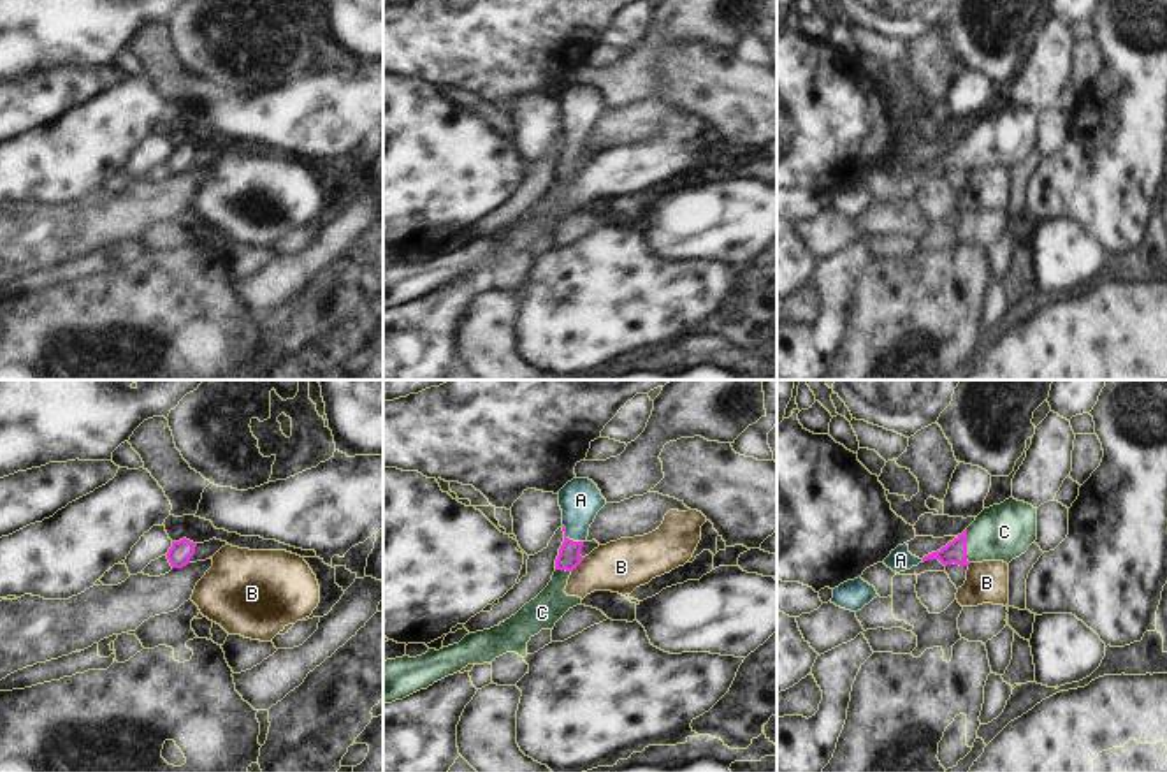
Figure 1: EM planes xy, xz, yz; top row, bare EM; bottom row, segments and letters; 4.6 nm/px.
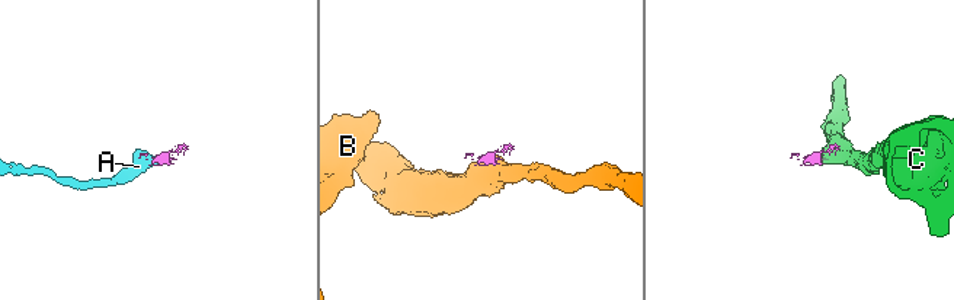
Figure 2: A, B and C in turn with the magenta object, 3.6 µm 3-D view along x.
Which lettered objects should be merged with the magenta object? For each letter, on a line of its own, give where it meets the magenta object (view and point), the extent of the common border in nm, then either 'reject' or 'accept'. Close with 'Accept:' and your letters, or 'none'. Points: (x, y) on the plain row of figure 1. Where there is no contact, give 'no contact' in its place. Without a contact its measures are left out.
A: meets magenta in xz at (568, 145); contact 130 nm long; accept
B: meets magenta in xz at (579, 169); contact 90 nm long; reject
C: meets magenta in yz at (965, 153); contact 160 nm long; accept
Accept: A, C

